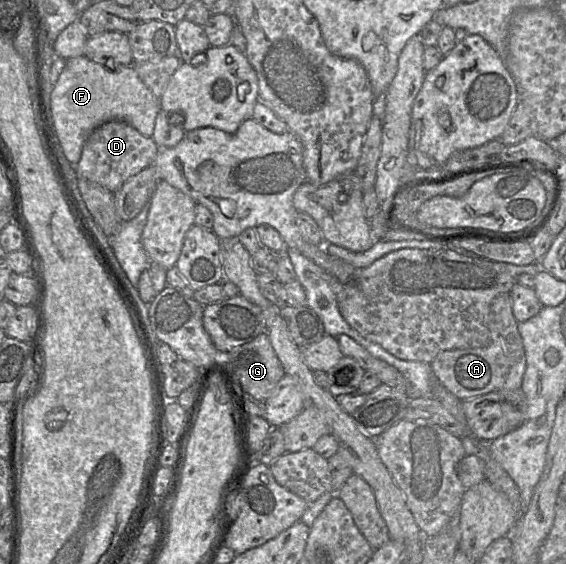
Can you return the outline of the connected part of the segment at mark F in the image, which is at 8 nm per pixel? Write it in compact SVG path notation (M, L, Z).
M83 55L66 59L66 66L51 93L51 110L64 154L76 165L91 132L105 122L124 121L142 135L151 137L160 107L159 100L140 80L133 65L108 69Z

